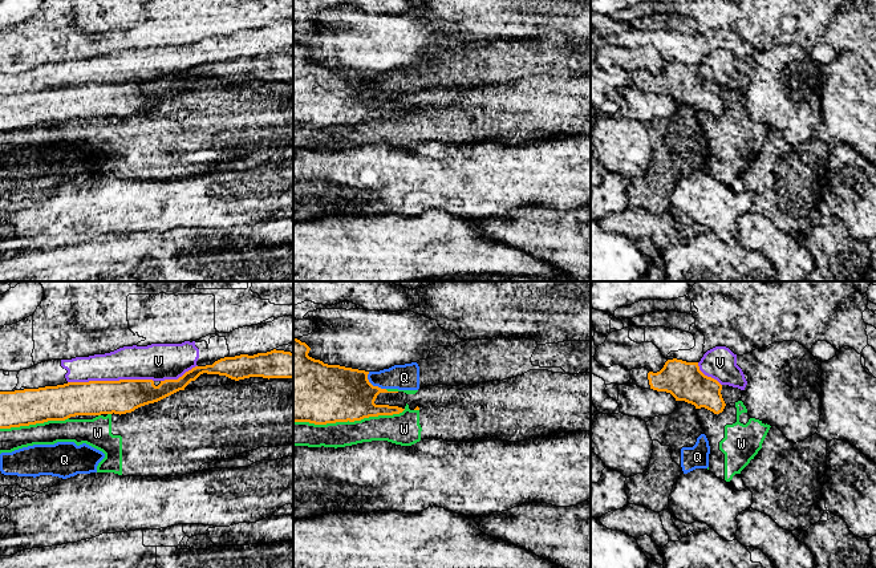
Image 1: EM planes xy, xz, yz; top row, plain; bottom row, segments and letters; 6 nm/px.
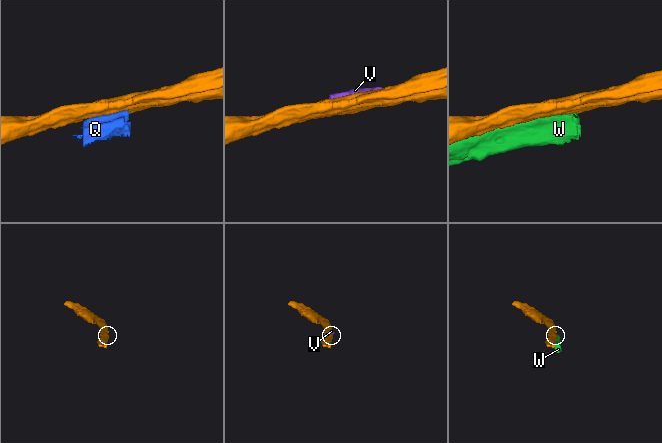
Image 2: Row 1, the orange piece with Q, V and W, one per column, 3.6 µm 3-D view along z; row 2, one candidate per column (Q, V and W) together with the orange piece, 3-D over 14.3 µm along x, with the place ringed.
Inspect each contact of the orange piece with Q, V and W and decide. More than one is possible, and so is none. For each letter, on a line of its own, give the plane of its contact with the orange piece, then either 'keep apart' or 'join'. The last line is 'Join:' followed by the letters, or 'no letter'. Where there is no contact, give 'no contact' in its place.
Q: xz | keep apart
V: xy | keep apart
W: xz | keep apart
Join: no letter

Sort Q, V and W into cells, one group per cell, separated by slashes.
Q / V / W

